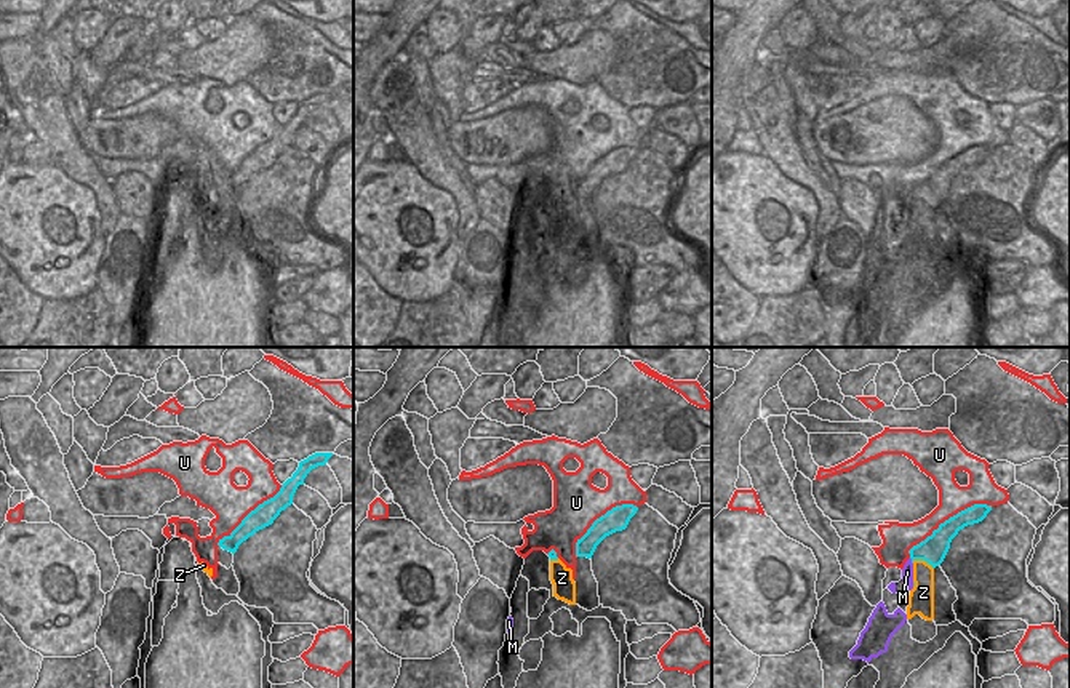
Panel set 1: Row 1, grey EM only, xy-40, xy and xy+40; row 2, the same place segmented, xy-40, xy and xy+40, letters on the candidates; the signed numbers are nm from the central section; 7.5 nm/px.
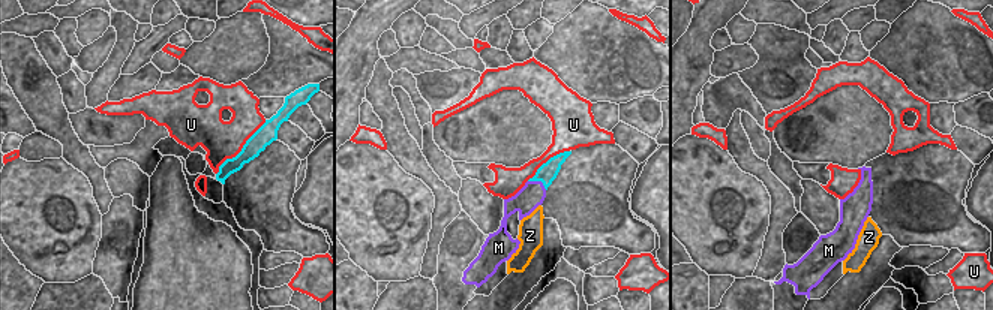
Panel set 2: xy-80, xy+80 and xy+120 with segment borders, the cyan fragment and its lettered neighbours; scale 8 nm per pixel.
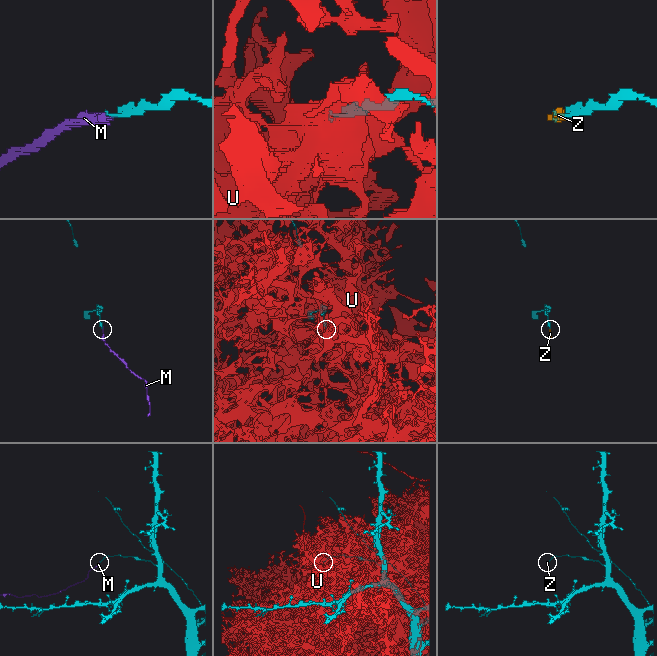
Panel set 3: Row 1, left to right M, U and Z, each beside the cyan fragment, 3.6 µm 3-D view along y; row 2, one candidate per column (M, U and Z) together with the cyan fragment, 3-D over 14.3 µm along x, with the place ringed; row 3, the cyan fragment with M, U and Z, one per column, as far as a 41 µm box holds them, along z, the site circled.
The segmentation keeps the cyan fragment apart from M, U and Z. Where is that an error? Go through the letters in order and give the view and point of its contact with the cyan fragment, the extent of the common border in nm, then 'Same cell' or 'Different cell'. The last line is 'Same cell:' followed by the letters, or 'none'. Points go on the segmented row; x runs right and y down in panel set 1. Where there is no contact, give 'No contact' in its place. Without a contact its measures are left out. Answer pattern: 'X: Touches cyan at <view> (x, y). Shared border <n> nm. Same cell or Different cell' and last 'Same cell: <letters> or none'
M: Touches cyan at xy+40 (912, 560). Shared border 60 nm. Same cell
U: Touches cyan at xy+40 (949, 519). Shared border 750 nm. Different cell
Z: Touches cyan at xy+40 (923, 559). Shared border 180 nm. Different cell
Same cell: M.

